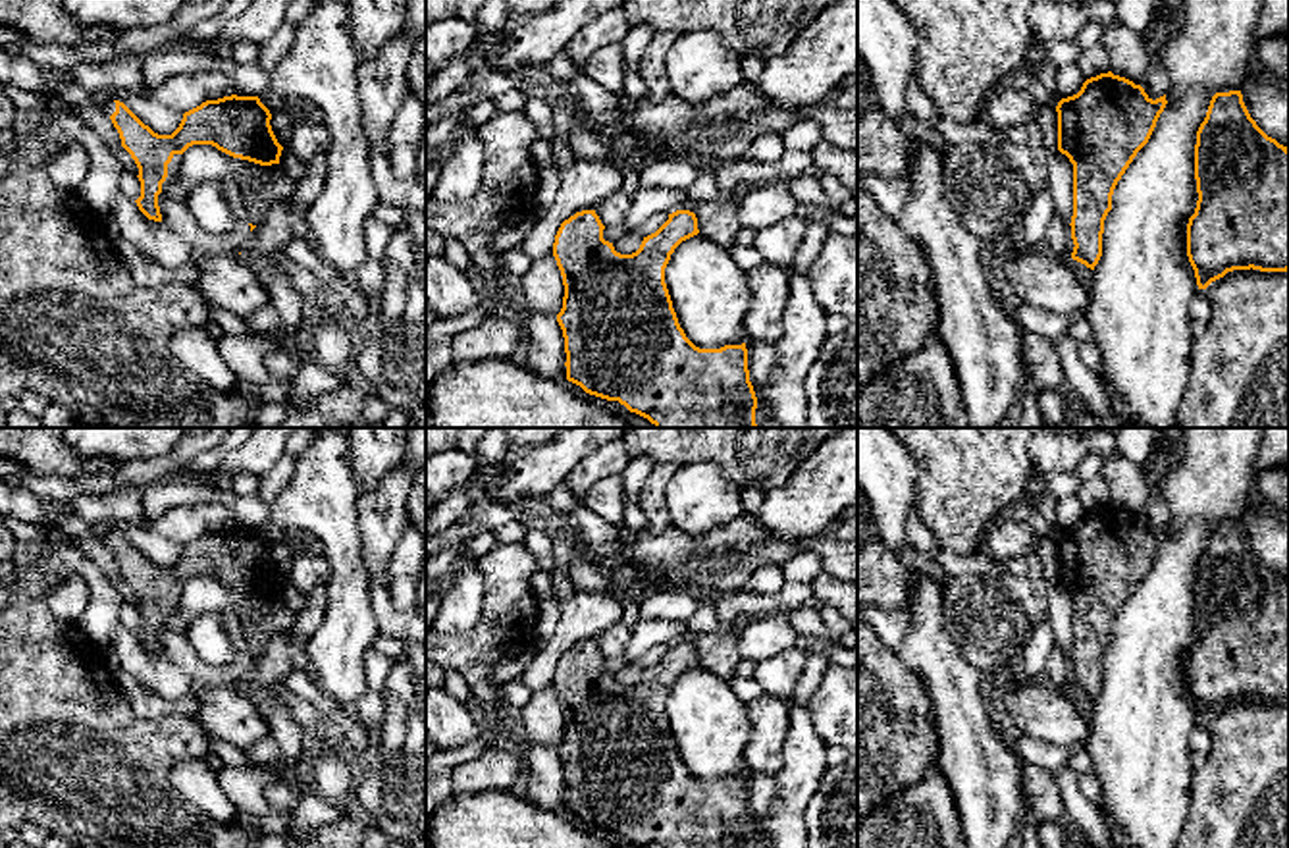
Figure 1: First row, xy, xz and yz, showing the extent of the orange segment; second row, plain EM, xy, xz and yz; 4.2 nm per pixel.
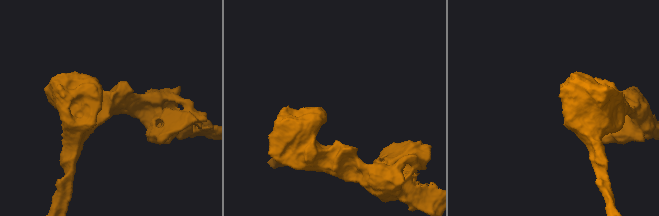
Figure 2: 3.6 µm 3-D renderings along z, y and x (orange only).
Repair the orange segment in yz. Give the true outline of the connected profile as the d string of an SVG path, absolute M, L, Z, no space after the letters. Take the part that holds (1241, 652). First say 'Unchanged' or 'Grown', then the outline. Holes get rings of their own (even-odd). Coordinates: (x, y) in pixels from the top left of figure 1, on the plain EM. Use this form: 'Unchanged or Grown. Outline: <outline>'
Unchanged. Outline: M1241 522L1216 524L1195 576L1197 640L1187 655L1187 688L1198 721L1233 702L1289 702L1289 580L1250 549Z

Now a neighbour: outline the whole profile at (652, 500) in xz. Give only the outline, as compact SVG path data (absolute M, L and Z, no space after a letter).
M676 464L653 466L649 478L645 480L638 495L638 503L645 518L645 528L651 532L661 532L671 526L665 495L676 470Z

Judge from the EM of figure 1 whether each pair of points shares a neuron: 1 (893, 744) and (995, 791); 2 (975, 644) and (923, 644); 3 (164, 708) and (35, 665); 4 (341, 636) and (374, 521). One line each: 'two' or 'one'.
1: two
2: two
3: two
4: two

